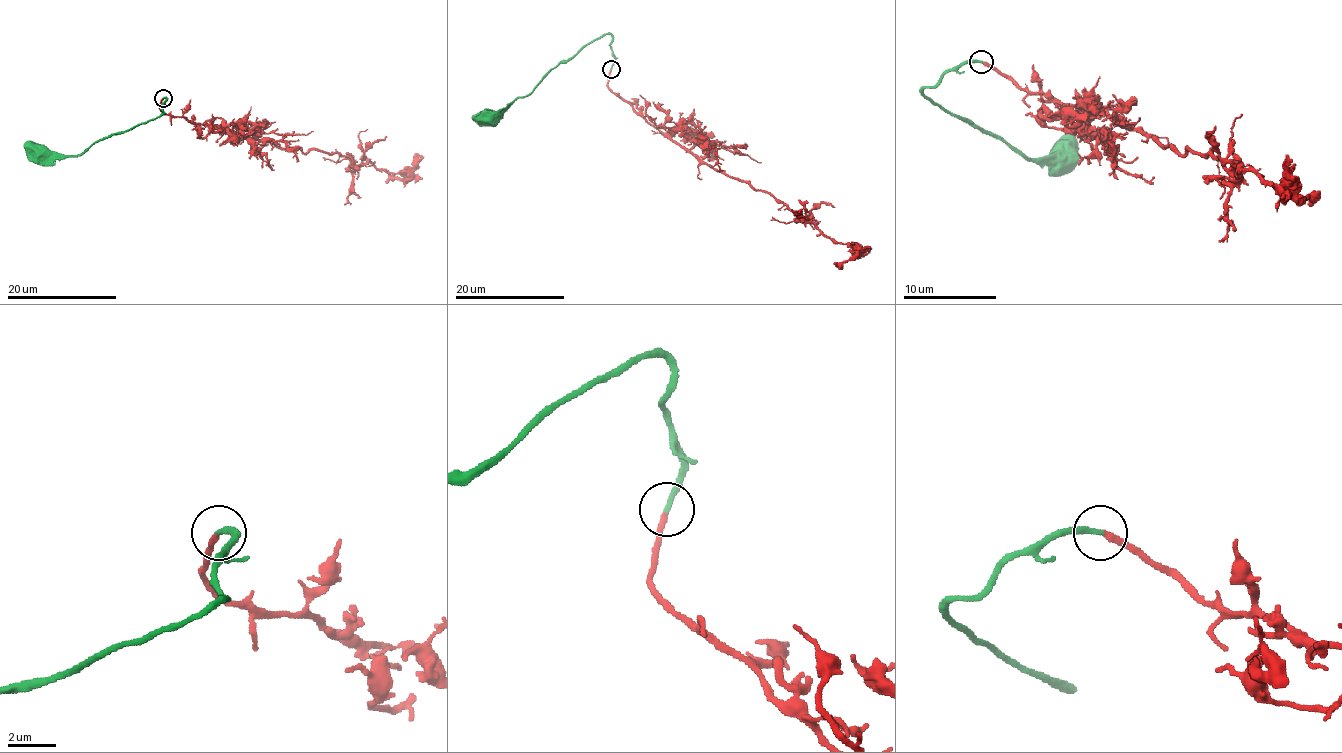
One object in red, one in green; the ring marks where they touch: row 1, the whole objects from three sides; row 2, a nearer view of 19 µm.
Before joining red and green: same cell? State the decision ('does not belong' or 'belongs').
belongs

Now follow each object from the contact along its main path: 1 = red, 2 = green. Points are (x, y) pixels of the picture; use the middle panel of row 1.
1: (611, 69), (607, 85), (648, 122), (718, 170), (770, 192), (854, 254), (833, 264)
2: (611, 69), (614, 55), (610, 46), (611, 36), (600, 36), (559, 62), (525, 96), (518, 96), (490, 120)

